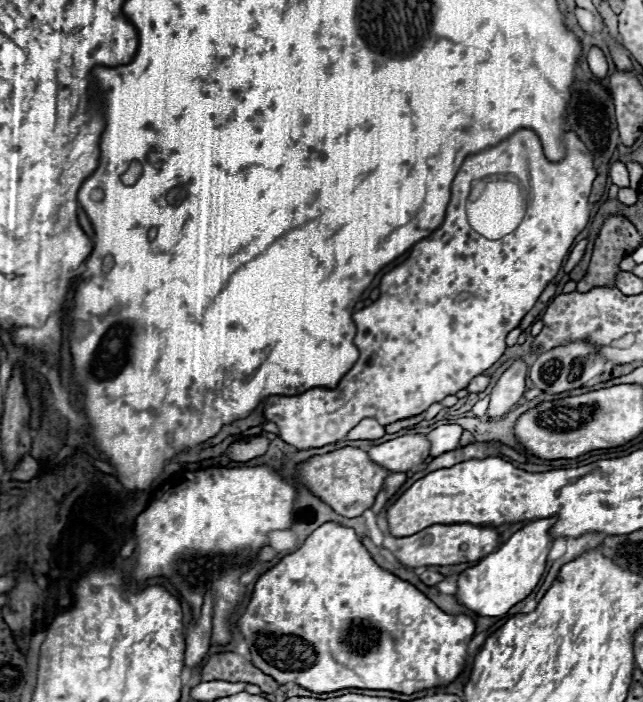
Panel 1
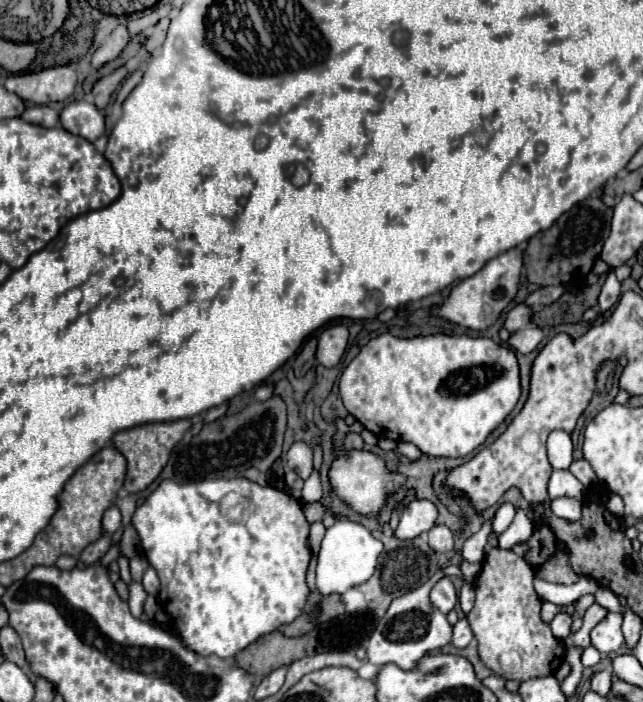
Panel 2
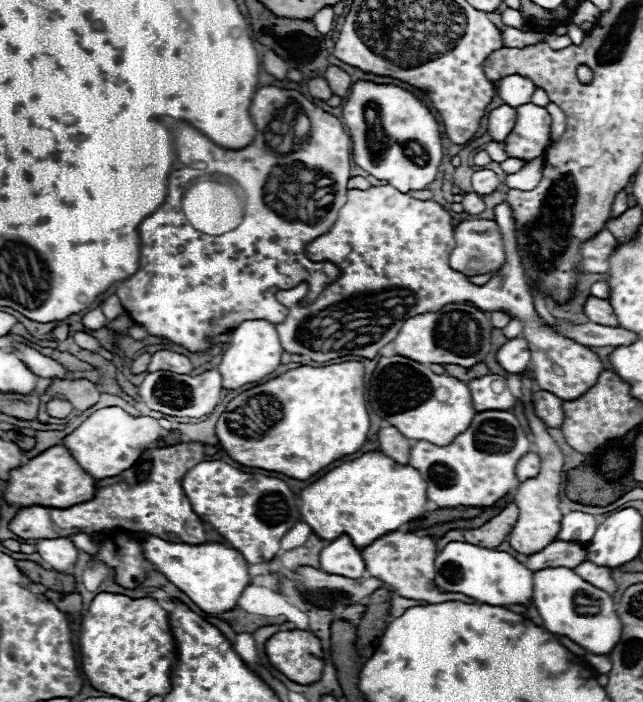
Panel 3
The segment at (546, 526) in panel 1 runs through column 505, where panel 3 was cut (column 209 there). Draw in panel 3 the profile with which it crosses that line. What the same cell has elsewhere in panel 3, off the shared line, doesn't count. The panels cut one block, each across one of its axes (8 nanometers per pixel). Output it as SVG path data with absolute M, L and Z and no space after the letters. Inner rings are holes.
M132 532L132 534L140 538L146 558L156 566L156 570L162 572L172 584L176 584L206 614L218 616L234 610L238 606L240 594L250 584L248 562L234 548L226 548L224 544L214 544L214 542L200 546L172 544L150 534L140 534L140 532Z

